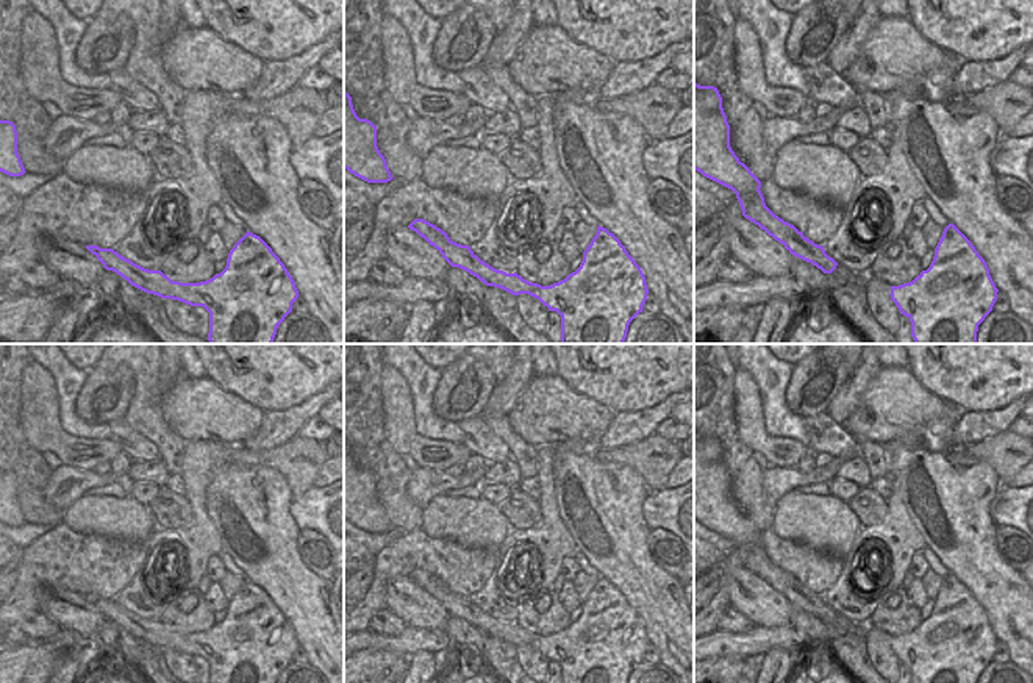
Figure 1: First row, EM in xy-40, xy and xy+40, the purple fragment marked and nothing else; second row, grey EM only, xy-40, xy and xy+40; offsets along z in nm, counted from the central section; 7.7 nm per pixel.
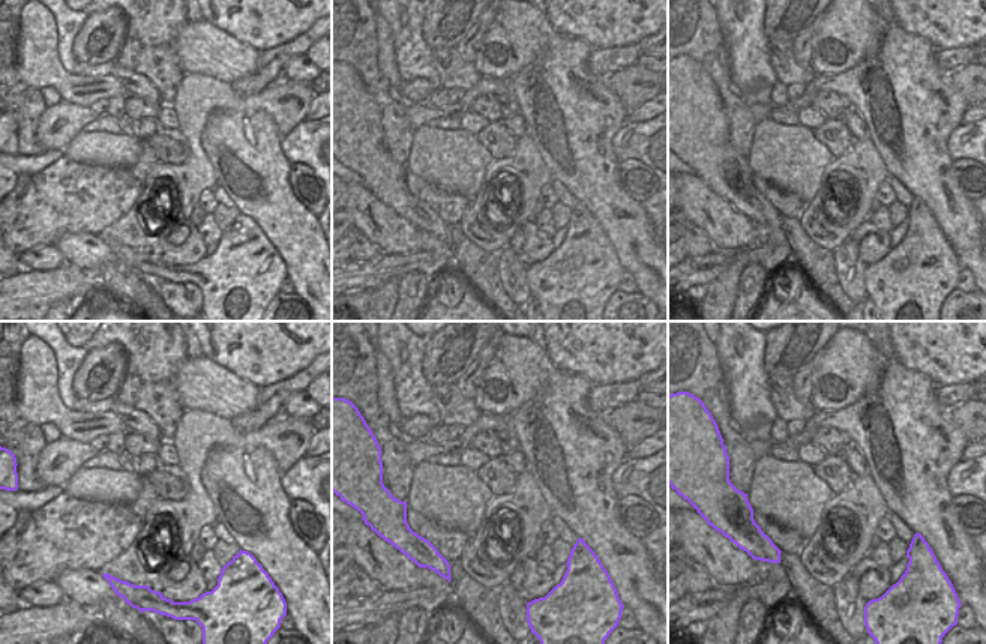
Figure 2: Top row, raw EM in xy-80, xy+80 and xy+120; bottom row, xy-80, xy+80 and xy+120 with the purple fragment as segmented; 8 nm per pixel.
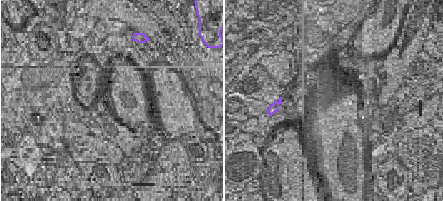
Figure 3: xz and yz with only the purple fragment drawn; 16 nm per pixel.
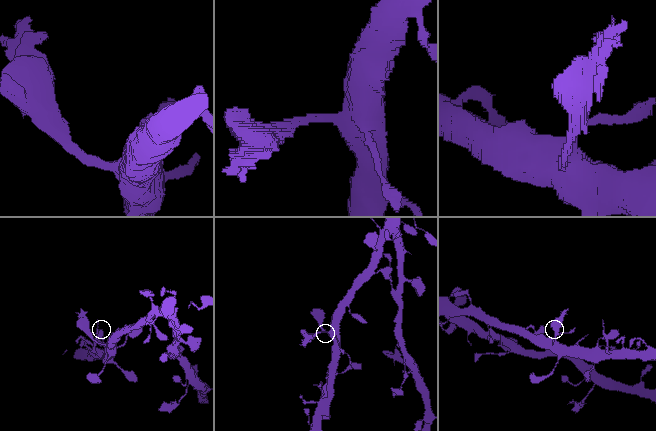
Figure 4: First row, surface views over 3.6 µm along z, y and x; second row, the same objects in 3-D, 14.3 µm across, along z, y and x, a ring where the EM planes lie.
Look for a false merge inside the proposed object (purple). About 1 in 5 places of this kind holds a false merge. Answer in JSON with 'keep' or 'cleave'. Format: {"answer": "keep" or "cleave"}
{"answer": "cleave"}

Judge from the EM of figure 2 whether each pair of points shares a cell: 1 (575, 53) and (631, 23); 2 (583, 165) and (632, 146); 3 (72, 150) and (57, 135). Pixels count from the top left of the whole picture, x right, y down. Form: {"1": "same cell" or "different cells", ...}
{"1": "different cells", "2": "different cells", "3": "different cells"}

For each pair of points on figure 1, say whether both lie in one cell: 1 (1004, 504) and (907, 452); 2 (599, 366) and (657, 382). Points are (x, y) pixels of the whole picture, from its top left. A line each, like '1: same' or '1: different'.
1: different
2: same

